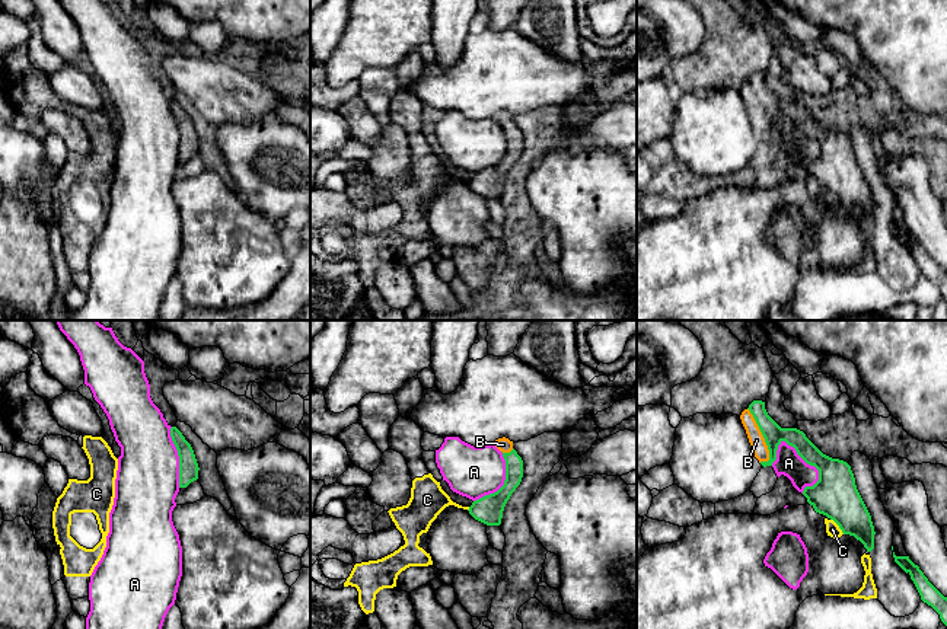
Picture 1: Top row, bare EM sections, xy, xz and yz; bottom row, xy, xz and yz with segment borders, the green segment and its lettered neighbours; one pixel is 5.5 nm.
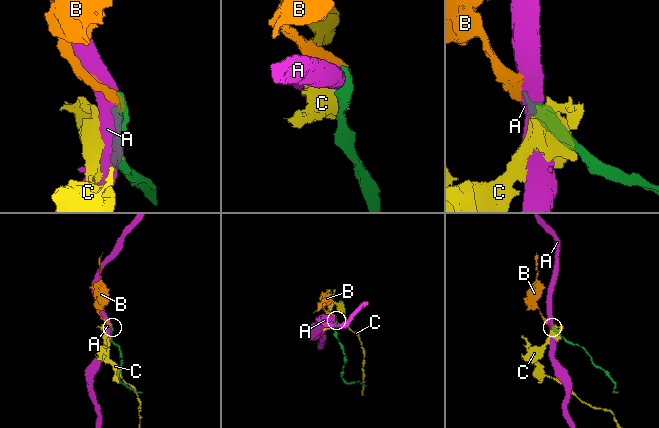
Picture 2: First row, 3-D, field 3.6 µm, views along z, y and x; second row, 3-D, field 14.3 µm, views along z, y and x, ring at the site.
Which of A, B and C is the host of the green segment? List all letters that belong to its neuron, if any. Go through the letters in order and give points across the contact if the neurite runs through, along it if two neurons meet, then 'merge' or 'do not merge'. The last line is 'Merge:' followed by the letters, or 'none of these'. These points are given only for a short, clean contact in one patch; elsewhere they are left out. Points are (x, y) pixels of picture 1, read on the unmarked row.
A: do not merge
B: way yz (772, 107), (762, 108), (756, 114); merge
C: do not merge
Merge: B

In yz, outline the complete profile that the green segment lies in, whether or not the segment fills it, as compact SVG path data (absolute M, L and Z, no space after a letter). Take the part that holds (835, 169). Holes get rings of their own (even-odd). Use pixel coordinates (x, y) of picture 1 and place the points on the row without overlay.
M753 74L740 89L755 131L766 141L777 134L778 119L785 115L797 128L819 144L819 154L803 169L816 186L833 194L844 208L860 214L867 226L874 223L871 189L857 163L851 140L823 128L803 105L781 102L766 86L765 76Z

